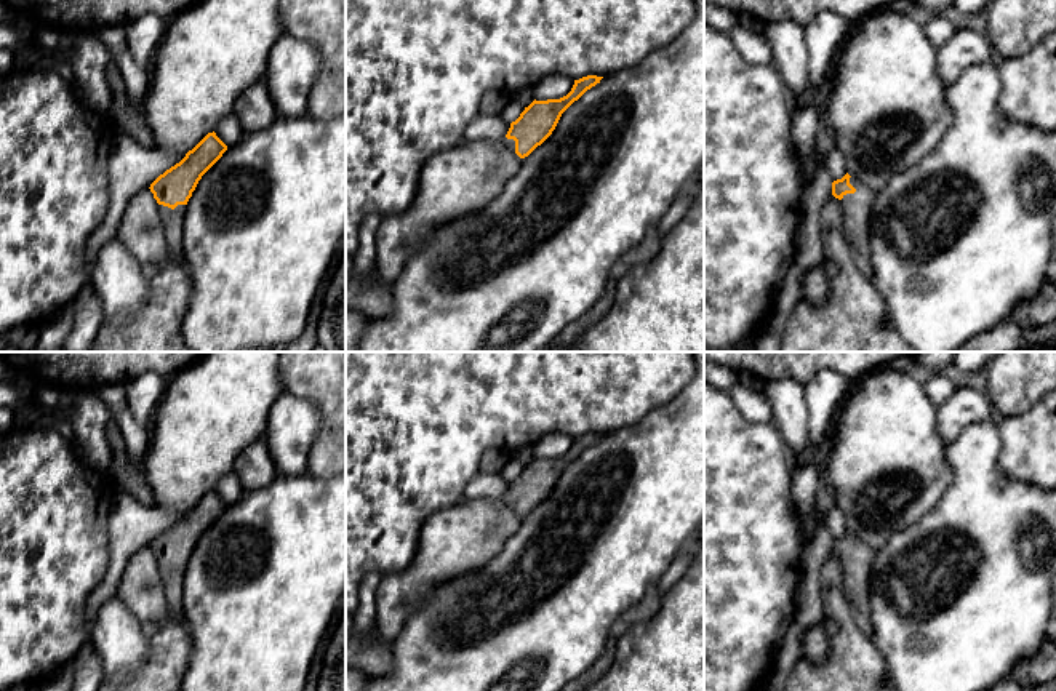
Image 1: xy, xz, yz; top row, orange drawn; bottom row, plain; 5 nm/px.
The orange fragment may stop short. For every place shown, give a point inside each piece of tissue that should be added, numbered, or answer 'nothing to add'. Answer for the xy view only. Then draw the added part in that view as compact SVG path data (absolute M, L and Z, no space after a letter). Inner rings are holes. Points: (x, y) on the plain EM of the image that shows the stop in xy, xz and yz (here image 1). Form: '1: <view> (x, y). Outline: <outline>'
1: xy (172, 578). Outline: M158 563L158 573L168 603L168 613L174 614L181 609L186 563L178 563L174 568Z

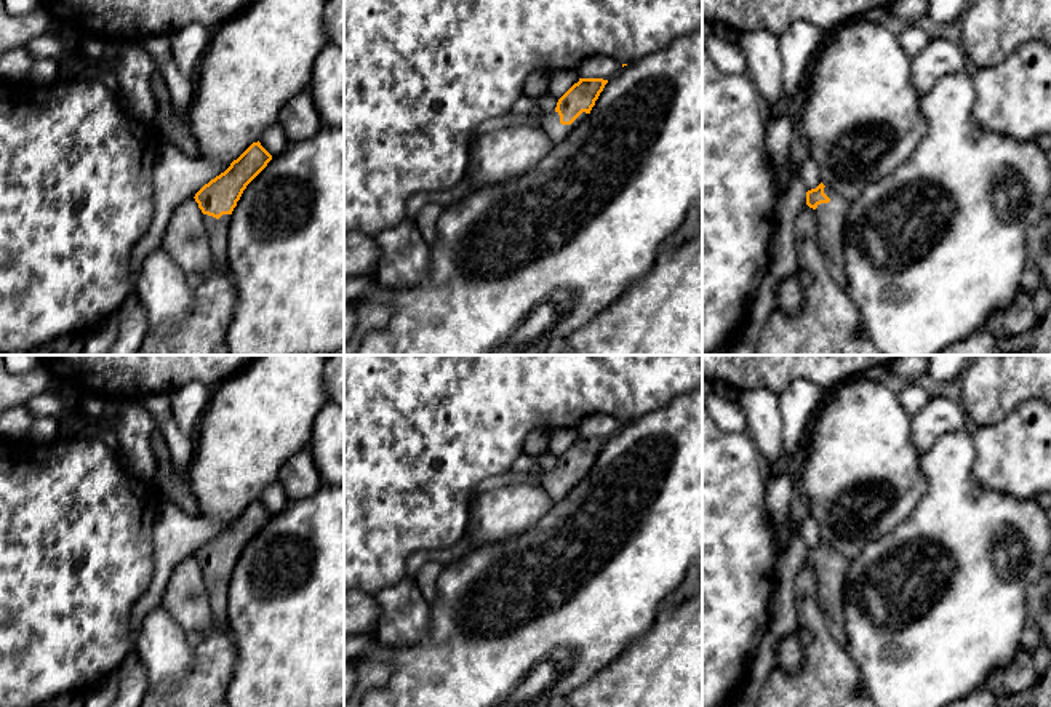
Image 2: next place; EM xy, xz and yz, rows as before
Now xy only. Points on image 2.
1: xy (216, 587). Outline: M203 573L203 582L213 613L213 622L219 624L226 619L230 573L222 573L219 577Z

